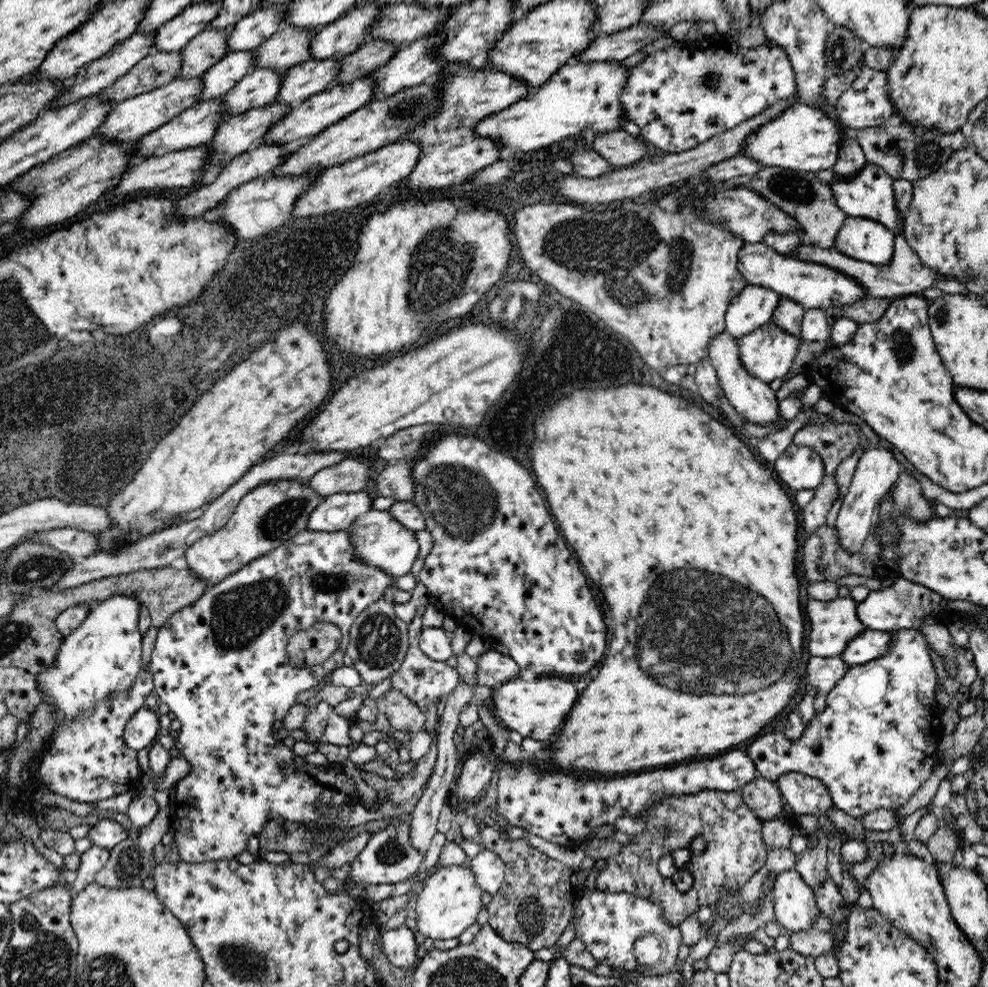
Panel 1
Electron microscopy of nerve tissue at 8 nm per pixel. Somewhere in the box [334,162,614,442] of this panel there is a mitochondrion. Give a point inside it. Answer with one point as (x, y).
(440, 265)

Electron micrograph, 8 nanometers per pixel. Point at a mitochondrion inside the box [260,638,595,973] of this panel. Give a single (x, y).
(529, 917)

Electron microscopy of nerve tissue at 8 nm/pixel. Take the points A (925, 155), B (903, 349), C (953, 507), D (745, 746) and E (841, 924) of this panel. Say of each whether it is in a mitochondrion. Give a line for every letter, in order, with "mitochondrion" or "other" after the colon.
A: mitochondrion
B: mitochondrion
C: other
D: other
E: other

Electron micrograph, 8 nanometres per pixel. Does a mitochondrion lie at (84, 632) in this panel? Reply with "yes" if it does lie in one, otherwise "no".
no

